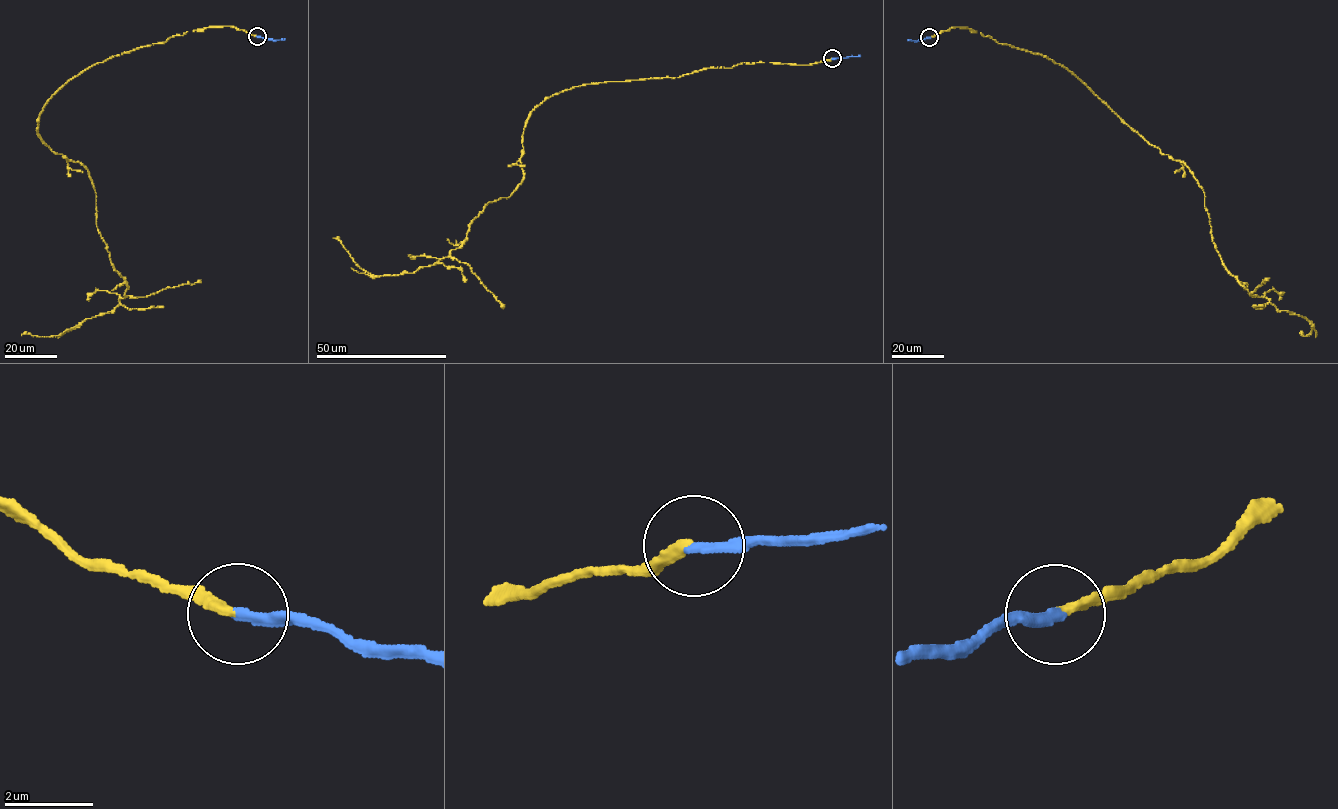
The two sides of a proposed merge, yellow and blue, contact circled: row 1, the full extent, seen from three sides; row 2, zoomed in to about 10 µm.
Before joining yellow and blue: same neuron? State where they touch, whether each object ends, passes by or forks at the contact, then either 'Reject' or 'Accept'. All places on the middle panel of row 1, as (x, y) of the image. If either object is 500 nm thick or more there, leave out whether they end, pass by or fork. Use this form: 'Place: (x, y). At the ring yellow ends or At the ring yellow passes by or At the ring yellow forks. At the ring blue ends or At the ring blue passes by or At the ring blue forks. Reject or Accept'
Place: (832, 58). At the ring yellow ends. At the ring blue ends. Accept

